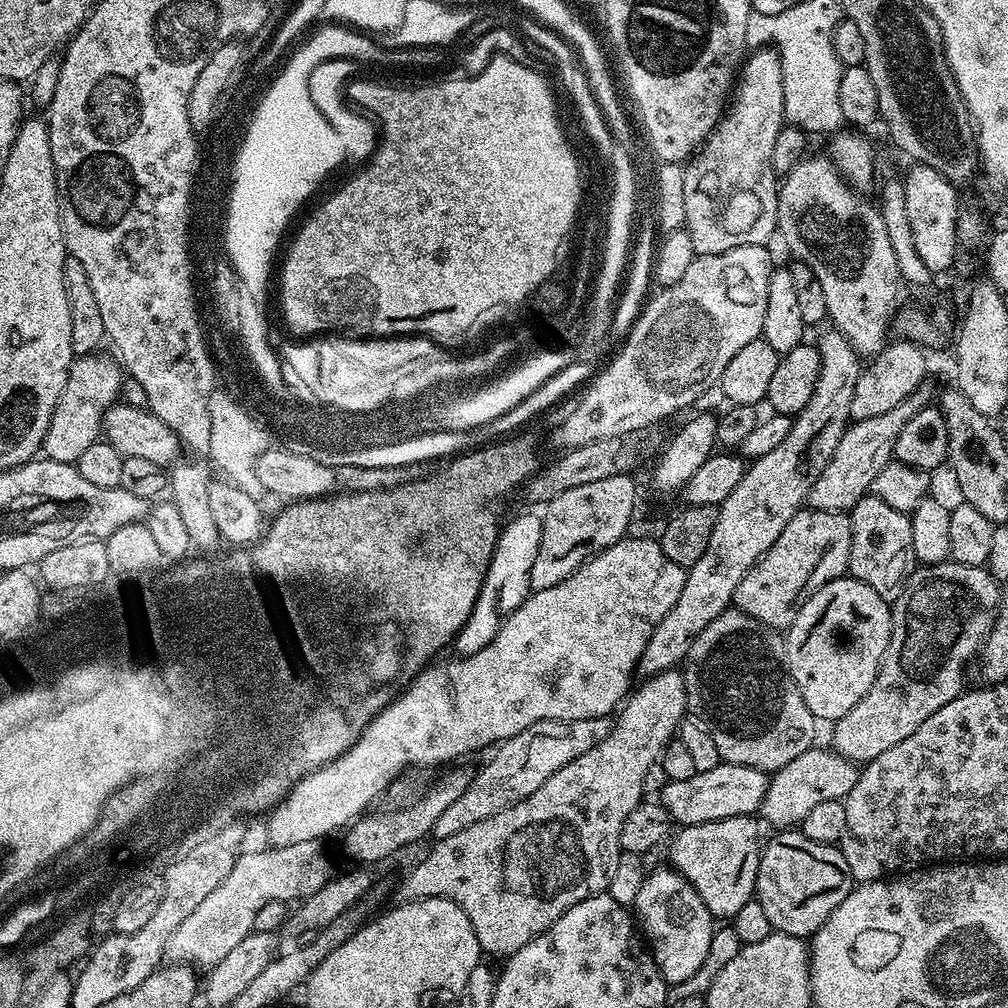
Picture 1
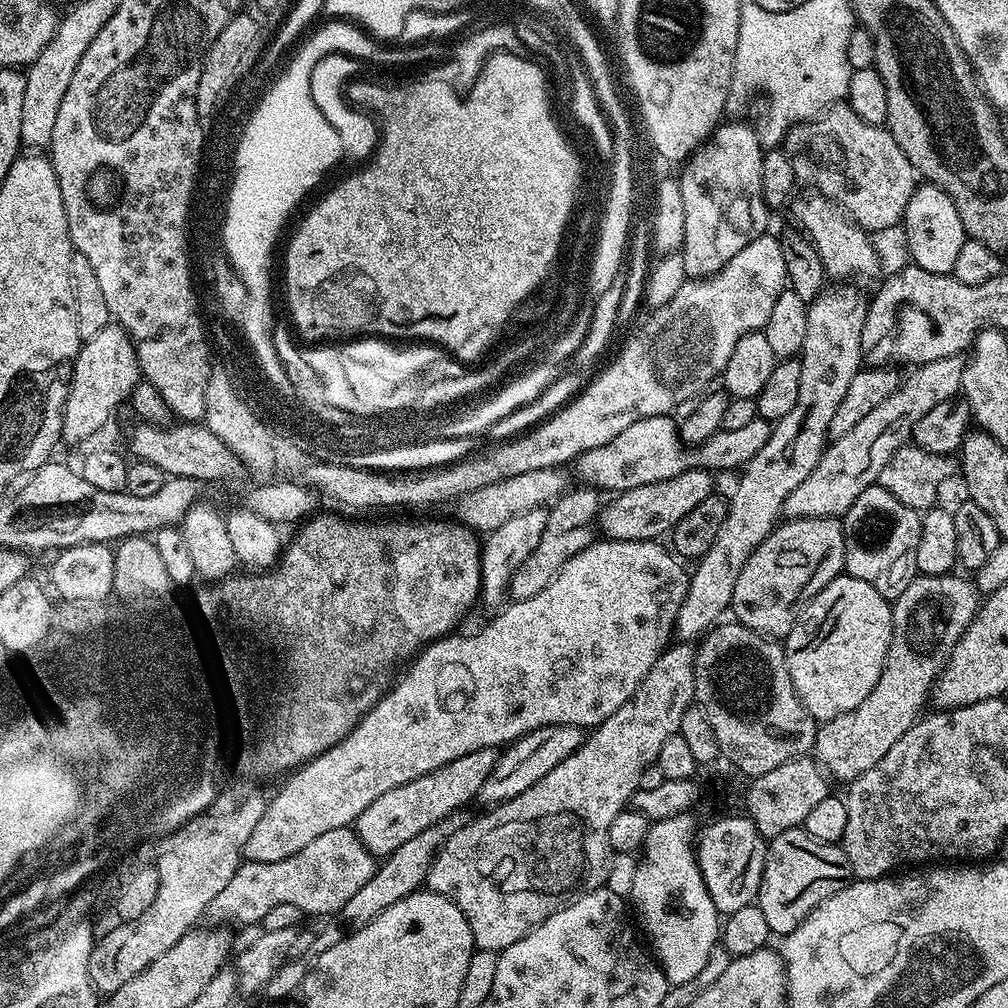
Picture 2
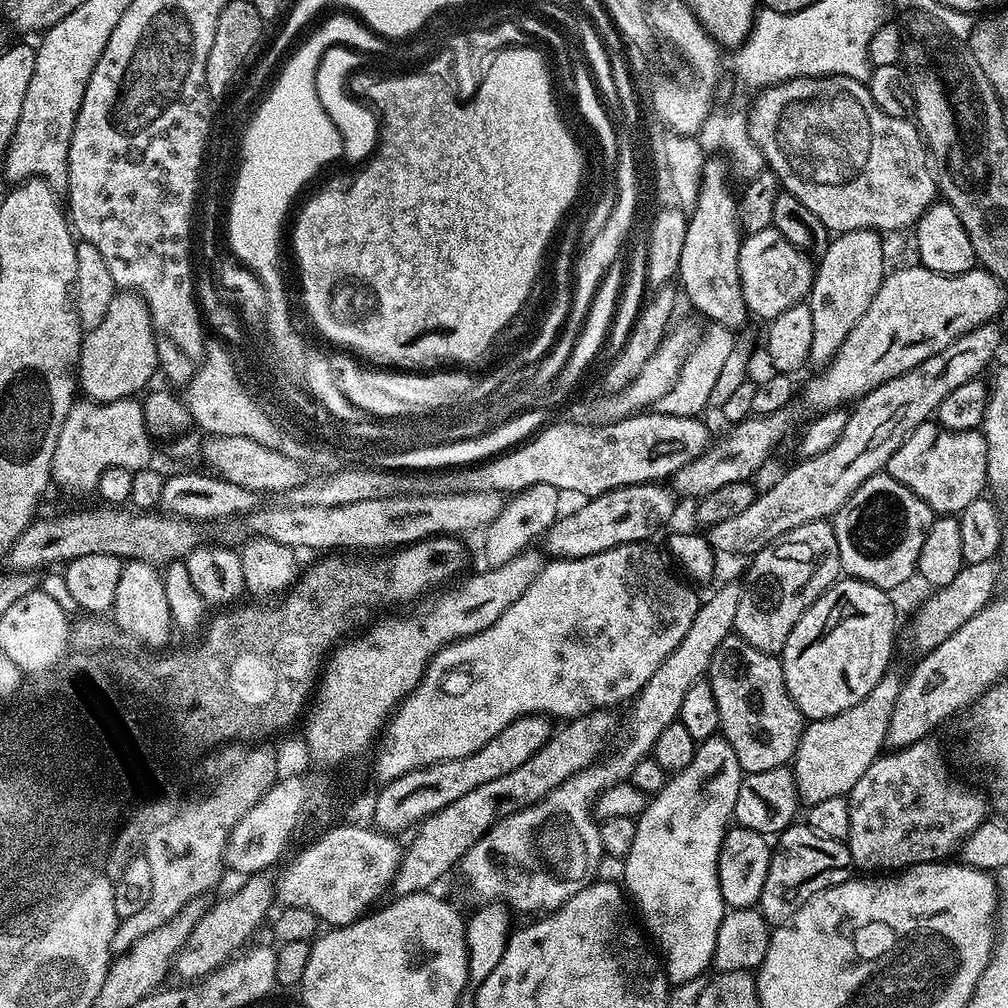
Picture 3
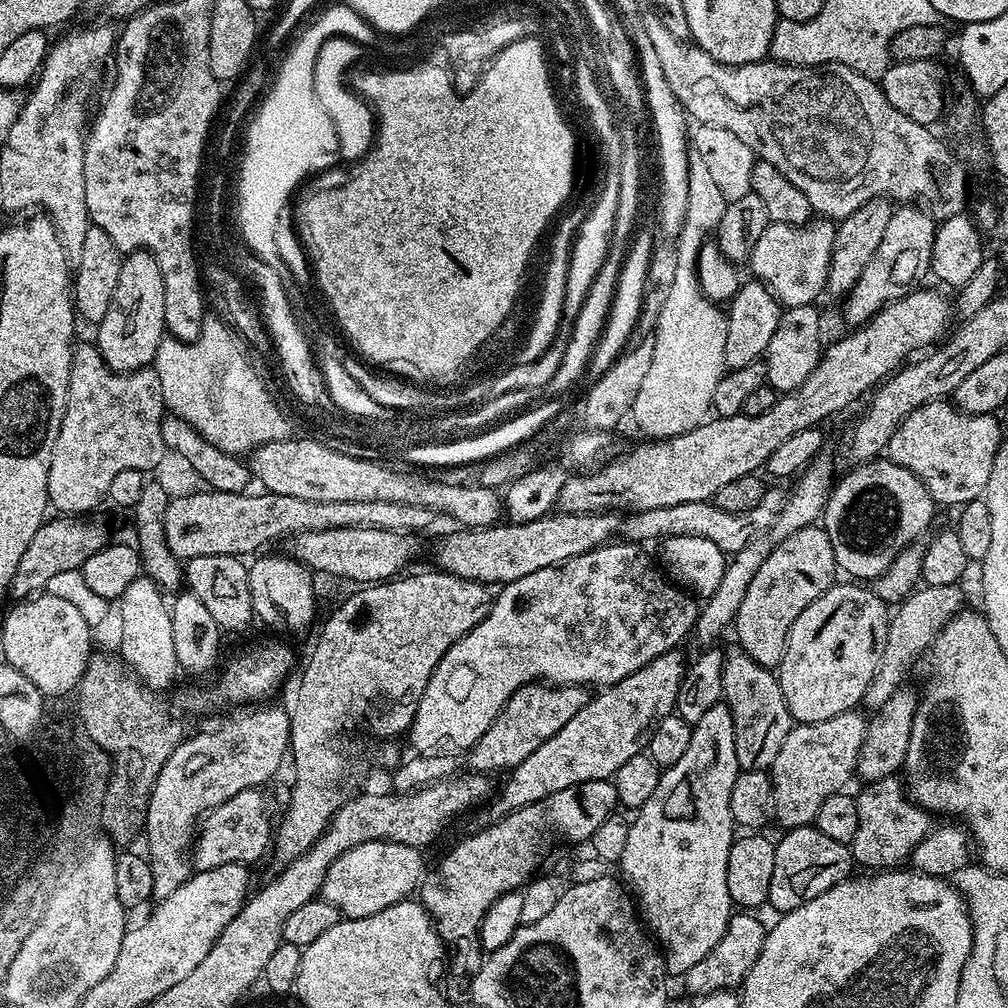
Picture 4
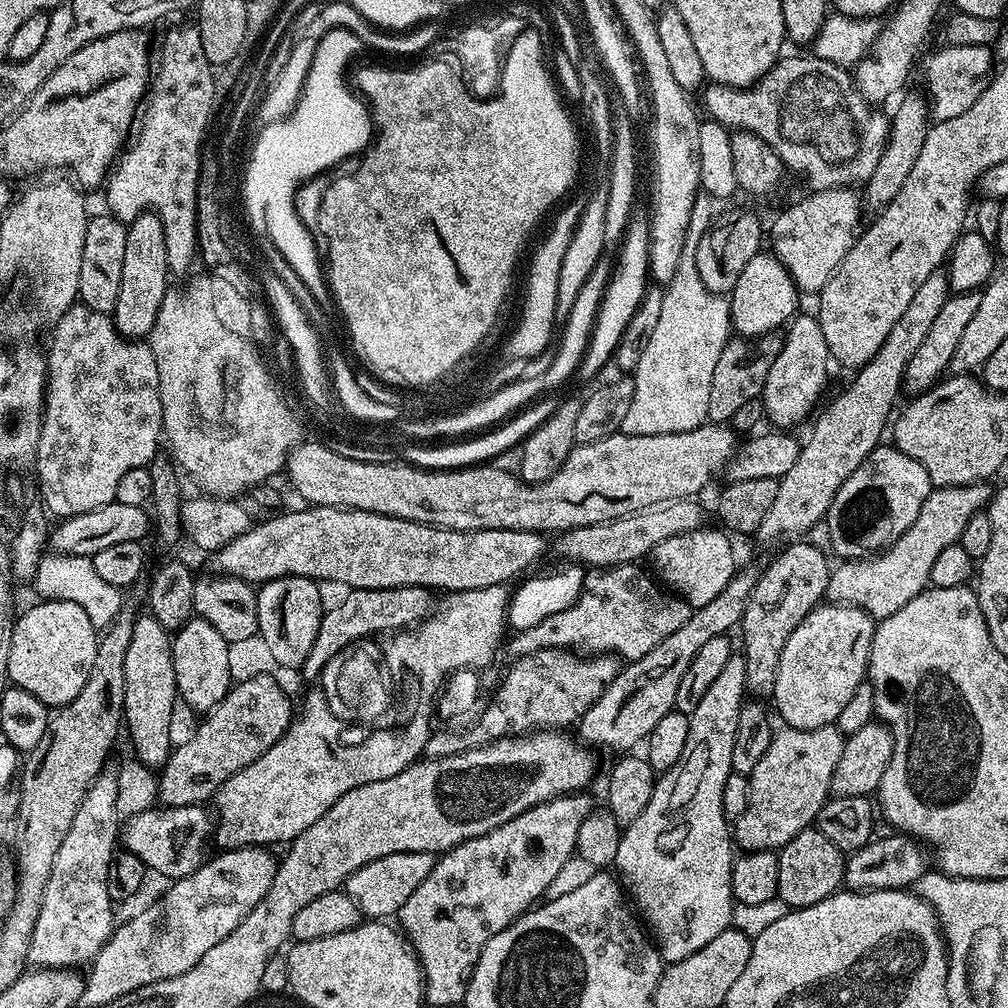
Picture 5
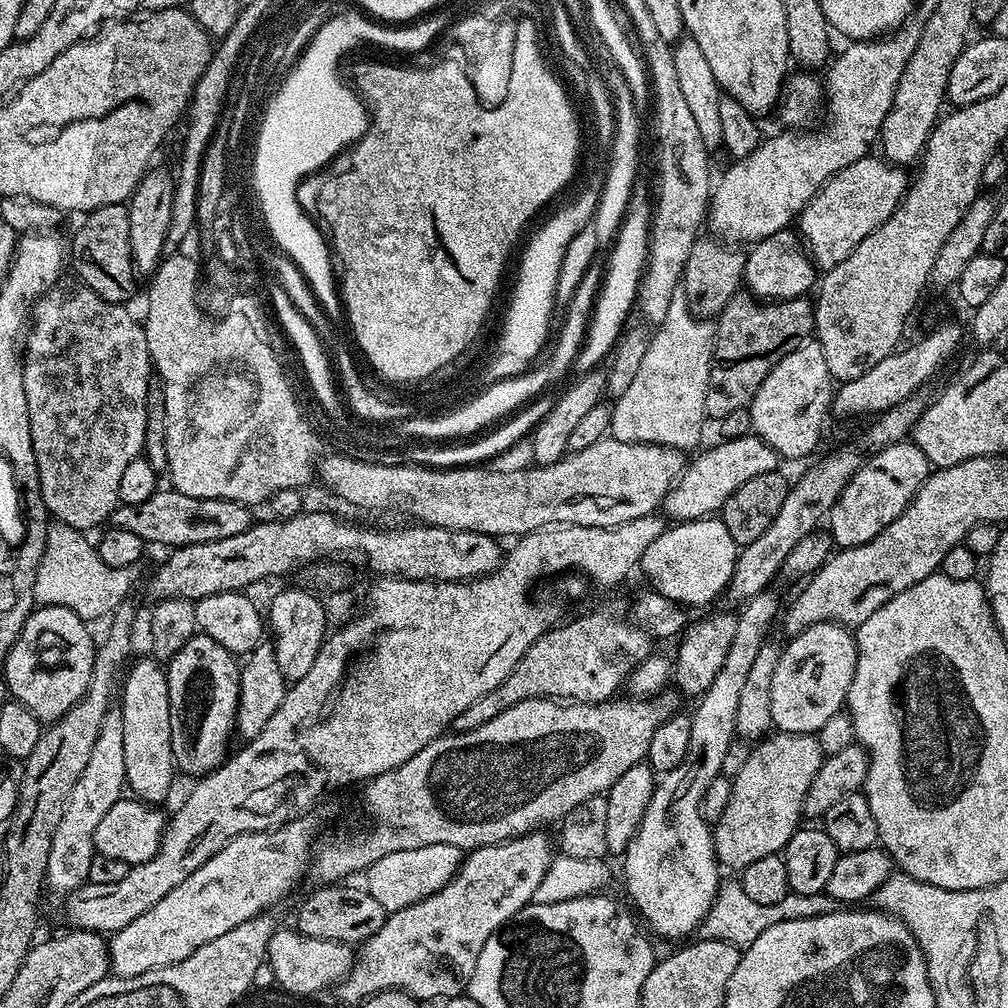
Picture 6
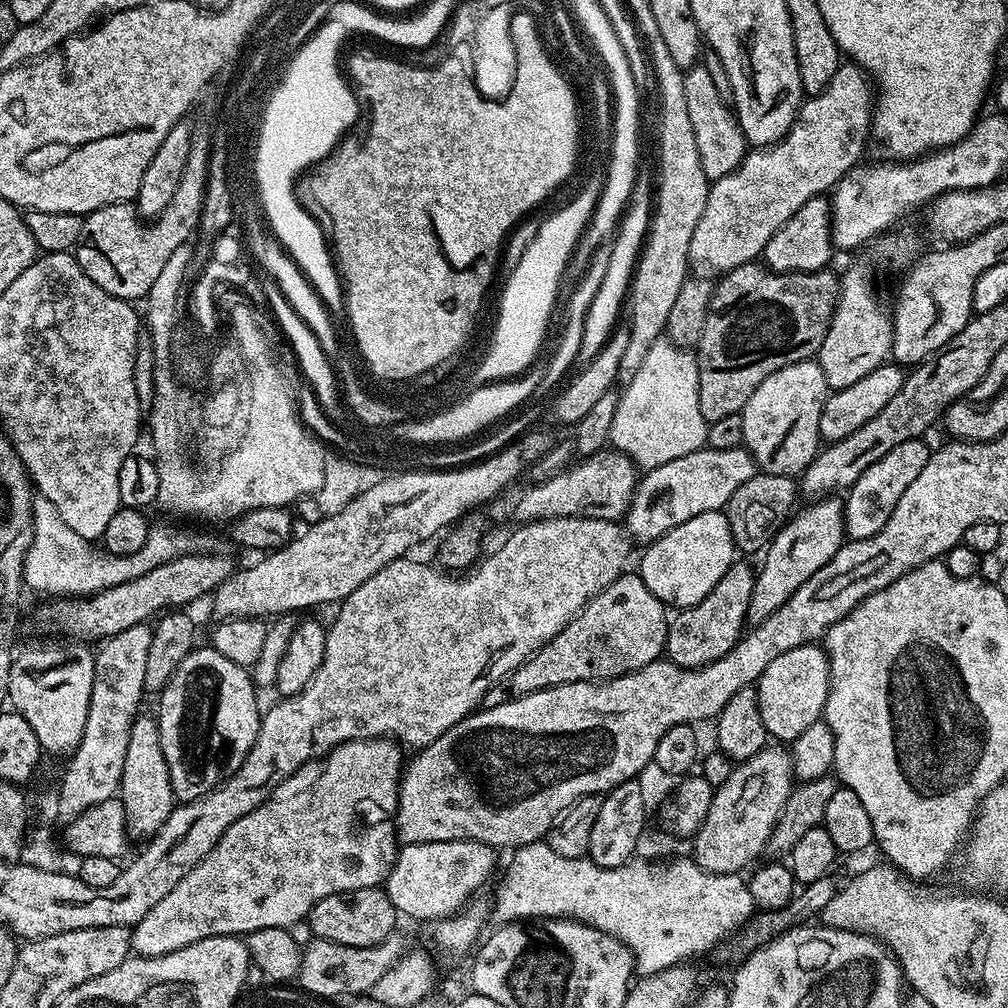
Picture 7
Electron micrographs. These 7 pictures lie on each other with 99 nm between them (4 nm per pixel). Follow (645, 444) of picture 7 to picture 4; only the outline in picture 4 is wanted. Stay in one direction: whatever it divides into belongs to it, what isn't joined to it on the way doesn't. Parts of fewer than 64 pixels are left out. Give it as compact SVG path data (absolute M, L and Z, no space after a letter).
M689 155L686 222L682 222L682 230L674 240L678 270L674 270L674 283L666 302L662 302L662 314L658 314L656 330L650 337L654 342L650 370L638 389L638 398L634 398L630 413L631 423L636 423L645 437L667 440L669 436L686 434L686 430L694 430L709 419L713 411L714 390L726 372L724 351L728 318L721 305L700 289L696 262L702 246L722 218L725 203L702 158Z

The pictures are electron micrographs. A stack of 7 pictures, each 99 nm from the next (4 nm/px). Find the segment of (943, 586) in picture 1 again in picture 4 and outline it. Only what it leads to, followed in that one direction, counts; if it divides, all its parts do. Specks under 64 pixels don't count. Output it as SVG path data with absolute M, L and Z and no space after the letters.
M860 710L834 714L834 718L826 718L826 722L810 722L809 724L796 724L790 734L786 734L786 742L782 742L782 750L778 750L778 758L774 758L770 769L772 789L776 799L775 823L781 824L781 829L803 828L811 825L816 819L818 809L822 802L836 792L845 791L848 783L856 776L856 763L858 754L862 750L862 742L866 738L869 721L865 713Z

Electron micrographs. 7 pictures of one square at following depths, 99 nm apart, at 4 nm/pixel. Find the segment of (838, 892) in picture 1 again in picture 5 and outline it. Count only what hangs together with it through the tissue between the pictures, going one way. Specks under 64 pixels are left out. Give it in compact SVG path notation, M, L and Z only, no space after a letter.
M815 827L805 828L804 831L799 832L785 848L779 849L778 855L780 861L778 862L778 890L776 895L779 900L788 904L789 909L814 906L832 895L844 884L845 853L840 852L838 846L834 846L834 842L830 842L830 838L826 838L826 834L817 832Z

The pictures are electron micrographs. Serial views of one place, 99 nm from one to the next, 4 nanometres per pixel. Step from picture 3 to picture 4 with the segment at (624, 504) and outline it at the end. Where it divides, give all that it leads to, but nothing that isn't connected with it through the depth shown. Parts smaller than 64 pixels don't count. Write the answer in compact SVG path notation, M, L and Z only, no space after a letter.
M615 511L561 512L544 516L541 520L514 524L500 522L491 528L455 530L439 537L435 567L458 578L473 580L489 586L503 586L534 570L554 568L570 558L578 558L590 550L609 543L621 531L622 520Z

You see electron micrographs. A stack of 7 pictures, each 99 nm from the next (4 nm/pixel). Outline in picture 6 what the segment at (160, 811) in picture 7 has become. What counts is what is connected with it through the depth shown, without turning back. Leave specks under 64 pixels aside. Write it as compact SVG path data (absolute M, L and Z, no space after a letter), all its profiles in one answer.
M147 659L131 661L132 669L122 680L124 689L121 687L118 692L118 707L122 714L122 751L126 762L127 787L135 799L160 806L172 792L172 779L178 776L178 769L174 746L170 742L168 674L161 661Z

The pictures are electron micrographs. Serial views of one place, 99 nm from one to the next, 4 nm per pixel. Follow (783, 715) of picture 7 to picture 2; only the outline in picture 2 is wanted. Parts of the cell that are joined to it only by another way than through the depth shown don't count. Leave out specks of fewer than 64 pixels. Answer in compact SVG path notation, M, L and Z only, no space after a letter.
M841 574L834 577L825 588L812 599L802 610L802 614L798 618L798 622L794 622L794 626L790 630L790 634L783 637L784 657L786 658L786 666L790 674L790 682L794 686L794 690L798 694L798 698L811 716L818 722L825 720L833 720L838 718L838 714L846 714L850 710L854 710L854 706L858 706L858 702L862 702L862 698L866 698L866 694L870 694L870 690L874 690L874 686L878 682L878 678L882 674L882 666L886 662L886 654L890 646L890 638L892 637L892 604L885 600L882 594L878 594L878 590L874 590L874 586L870 586L865 580L859 580L847 574Z

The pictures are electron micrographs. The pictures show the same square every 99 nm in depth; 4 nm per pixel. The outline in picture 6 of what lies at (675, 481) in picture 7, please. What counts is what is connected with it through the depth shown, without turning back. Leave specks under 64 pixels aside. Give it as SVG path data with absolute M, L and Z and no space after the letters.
M755 434L734 438L721 439L720 444L705 450L701 456L687 461L684 472L675 486L666 494L662 512L669 521L681 522L700 520L711 517L723 509L726 498L738 490L750 478L758 478L758 474L770 474L781 467L782 457L772 449L761 436Z

